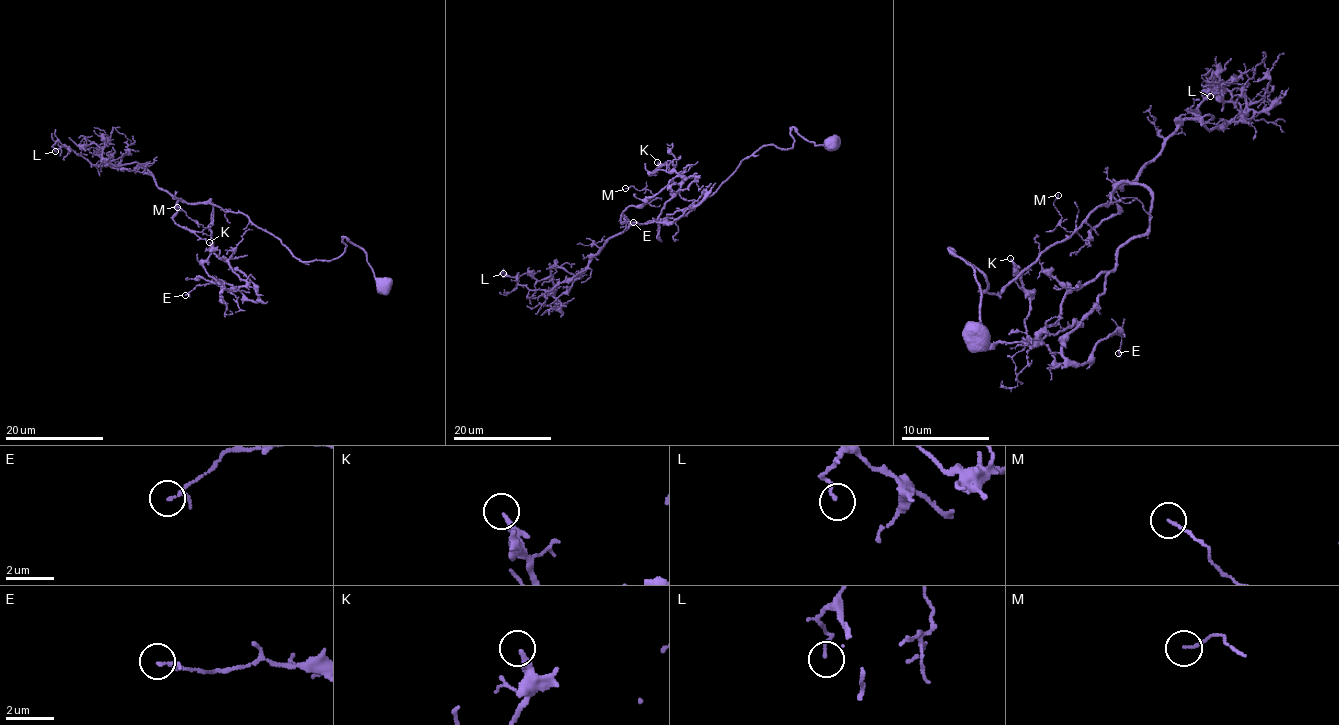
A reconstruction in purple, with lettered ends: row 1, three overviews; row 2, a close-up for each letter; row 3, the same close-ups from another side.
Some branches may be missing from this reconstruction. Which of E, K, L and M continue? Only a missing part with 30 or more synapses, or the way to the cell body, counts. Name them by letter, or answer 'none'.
none

